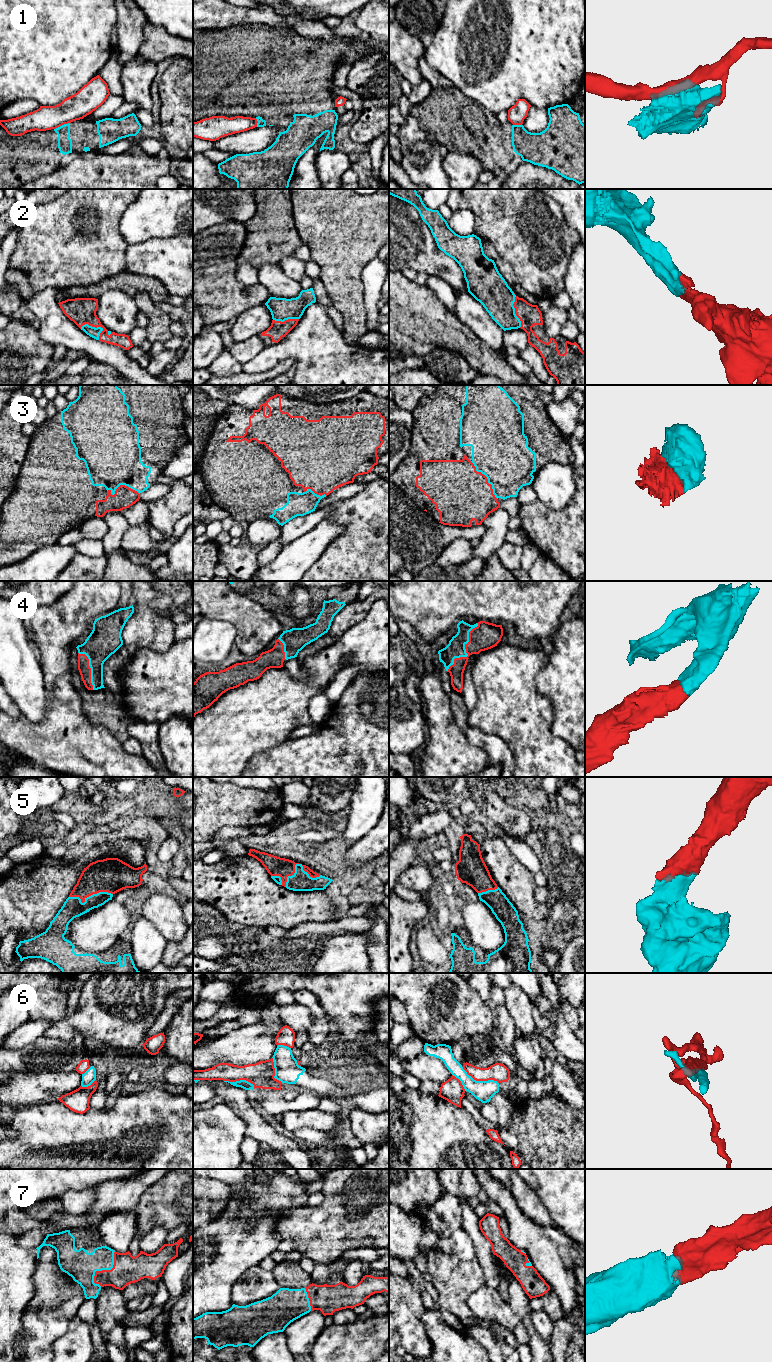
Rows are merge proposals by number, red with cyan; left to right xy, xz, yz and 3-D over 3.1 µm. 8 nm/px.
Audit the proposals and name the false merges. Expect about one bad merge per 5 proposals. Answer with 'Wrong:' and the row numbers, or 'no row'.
Wrong: 1, 6

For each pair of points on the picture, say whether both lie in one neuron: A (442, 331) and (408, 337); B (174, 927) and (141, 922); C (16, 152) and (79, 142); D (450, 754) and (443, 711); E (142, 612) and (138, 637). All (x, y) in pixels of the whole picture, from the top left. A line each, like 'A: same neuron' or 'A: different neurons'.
A: same neuron
B: different neurons
C: same neuron
D: same neuron
E: same neuron

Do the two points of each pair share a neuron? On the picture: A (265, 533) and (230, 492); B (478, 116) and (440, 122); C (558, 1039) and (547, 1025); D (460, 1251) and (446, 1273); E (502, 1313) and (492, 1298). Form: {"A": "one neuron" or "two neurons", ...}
{"A": "two neurons", "B": "one neuron", "C": "two neurons", "D": "two neurons", "E": "one neuron"}

